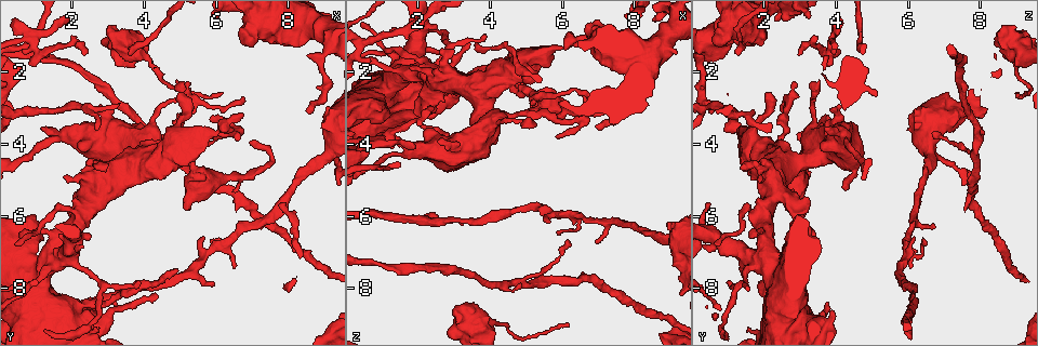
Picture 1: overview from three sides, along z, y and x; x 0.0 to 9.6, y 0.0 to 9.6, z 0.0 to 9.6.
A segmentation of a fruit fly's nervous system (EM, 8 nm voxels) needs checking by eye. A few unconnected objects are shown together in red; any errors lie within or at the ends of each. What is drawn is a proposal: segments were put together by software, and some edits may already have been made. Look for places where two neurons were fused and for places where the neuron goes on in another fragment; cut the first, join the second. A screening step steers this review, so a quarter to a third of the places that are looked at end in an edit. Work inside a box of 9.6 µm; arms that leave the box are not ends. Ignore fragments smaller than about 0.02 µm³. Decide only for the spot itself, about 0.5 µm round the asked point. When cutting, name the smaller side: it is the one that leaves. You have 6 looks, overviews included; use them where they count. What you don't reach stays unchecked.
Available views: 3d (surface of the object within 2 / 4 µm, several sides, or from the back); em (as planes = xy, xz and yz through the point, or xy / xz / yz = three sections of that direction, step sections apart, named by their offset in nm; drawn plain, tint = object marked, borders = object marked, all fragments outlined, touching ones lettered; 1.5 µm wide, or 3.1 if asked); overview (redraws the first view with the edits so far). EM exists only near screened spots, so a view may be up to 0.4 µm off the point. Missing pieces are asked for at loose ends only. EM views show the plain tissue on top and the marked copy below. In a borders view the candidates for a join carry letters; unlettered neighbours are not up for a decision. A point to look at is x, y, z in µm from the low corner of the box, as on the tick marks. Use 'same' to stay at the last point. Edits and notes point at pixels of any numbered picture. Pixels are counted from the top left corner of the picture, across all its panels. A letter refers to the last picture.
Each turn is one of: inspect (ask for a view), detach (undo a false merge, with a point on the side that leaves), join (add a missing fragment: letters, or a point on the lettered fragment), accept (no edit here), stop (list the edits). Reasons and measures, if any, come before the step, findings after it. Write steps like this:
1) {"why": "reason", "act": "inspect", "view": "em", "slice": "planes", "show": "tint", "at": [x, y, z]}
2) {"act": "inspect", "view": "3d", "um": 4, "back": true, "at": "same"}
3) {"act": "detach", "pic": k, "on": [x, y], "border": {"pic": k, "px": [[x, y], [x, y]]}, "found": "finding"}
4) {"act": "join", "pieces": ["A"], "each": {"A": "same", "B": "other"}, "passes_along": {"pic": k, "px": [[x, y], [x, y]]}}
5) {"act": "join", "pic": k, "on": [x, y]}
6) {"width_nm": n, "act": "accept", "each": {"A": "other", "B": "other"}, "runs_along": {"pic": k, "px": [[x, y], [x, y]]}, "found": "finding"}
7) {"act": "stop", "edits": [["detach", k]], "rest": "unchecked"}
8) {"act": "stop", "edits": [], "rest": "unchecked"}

{"why": "branch stops here", "act": "inspect", "view": "em", "slice": "xz", "step": 4, "show": "borders", "at": [0.65, 1.45, 3.90]}

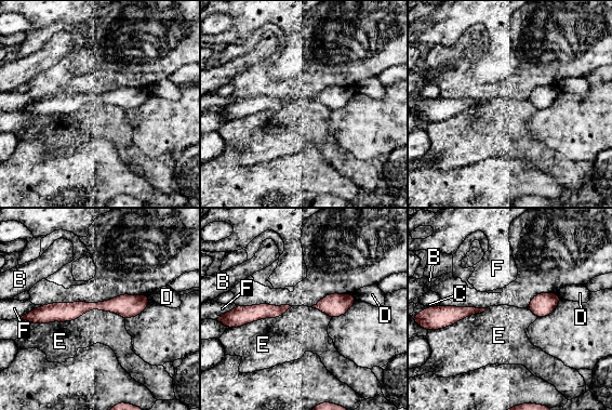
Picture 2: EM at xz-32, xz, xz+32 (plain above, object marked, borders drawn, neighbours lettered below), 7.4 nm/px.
{"act": "accept", "each": {"B": "other", "C": "other", "D": "other", "E": "other", "F": "other"}, "found": "none of them fits"}

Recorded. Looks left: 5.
{"why": "thin end", "act": "inspect", "view": "3d", "um": 4, "at": [2.35, 1.55, 2.95]}

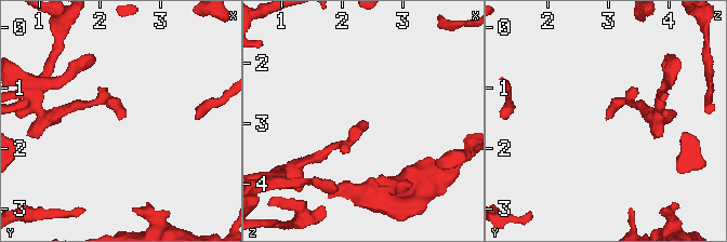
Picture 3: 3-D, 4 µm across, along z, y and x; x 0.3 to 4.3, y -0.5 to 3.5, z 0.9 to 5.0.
{"act": "inspect", "view": "em", "slice": "planes", "show": "borders", "at": [2.40, 1.50, 2.95]}

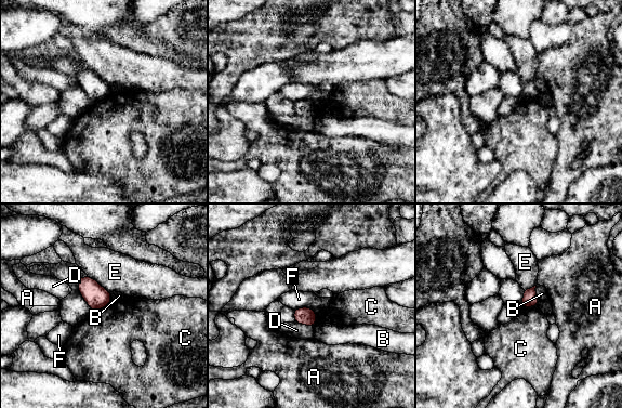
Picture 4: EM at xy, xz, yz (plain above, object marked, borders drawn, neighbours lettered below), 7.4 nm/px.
{"longest_contact_nm": ["E", 220], "act": "accept", "each": {"A": "other", "B": "other", "C": "other", "D": "other", "E": "other", "F": "other"}, "border": {"pic": 4, "px": [[110, 300], [106, 305], [93, 312]]}, "found": "none of them fits"}

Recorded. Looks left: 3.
{"why": "branch stops here", "act": "inspect", "view": "em", "slice": "xz", "step": 8, "show": "borders", "at": [6.65, 3.65, 3.00]}

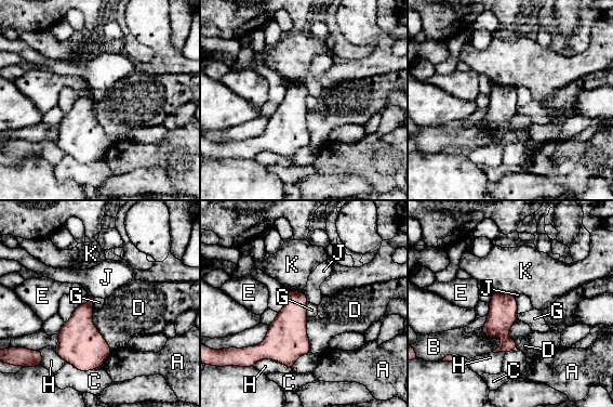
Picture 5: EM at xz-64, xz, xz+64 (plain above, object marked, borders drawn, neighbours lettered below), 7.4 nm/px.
{"why": "another direction", "act": "inspect", "view": "em", "slice": "planes", "show": "borders", "at": "same"}

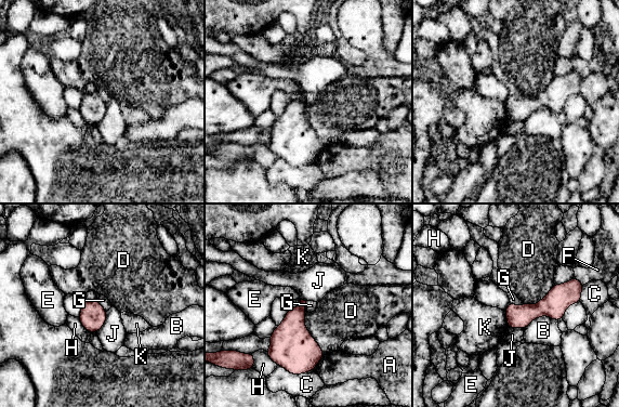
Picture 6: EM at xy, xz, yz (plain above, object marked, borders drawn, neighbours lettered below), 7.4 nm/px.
{"width_nm": 150, "longest_contact_nm": ["D", 360], "act": "accept", "each": {"A": "other", "B": "other", "C": "other", "D": "other", "E": "other", "F": "other", "G": "other", "H": "other", "J": "other", "K": "other"}, "found": "no lettered fragment goes on from it"}

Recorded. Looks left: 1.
{"act": "stop", "edits": [], "rest": "unchecked"}

